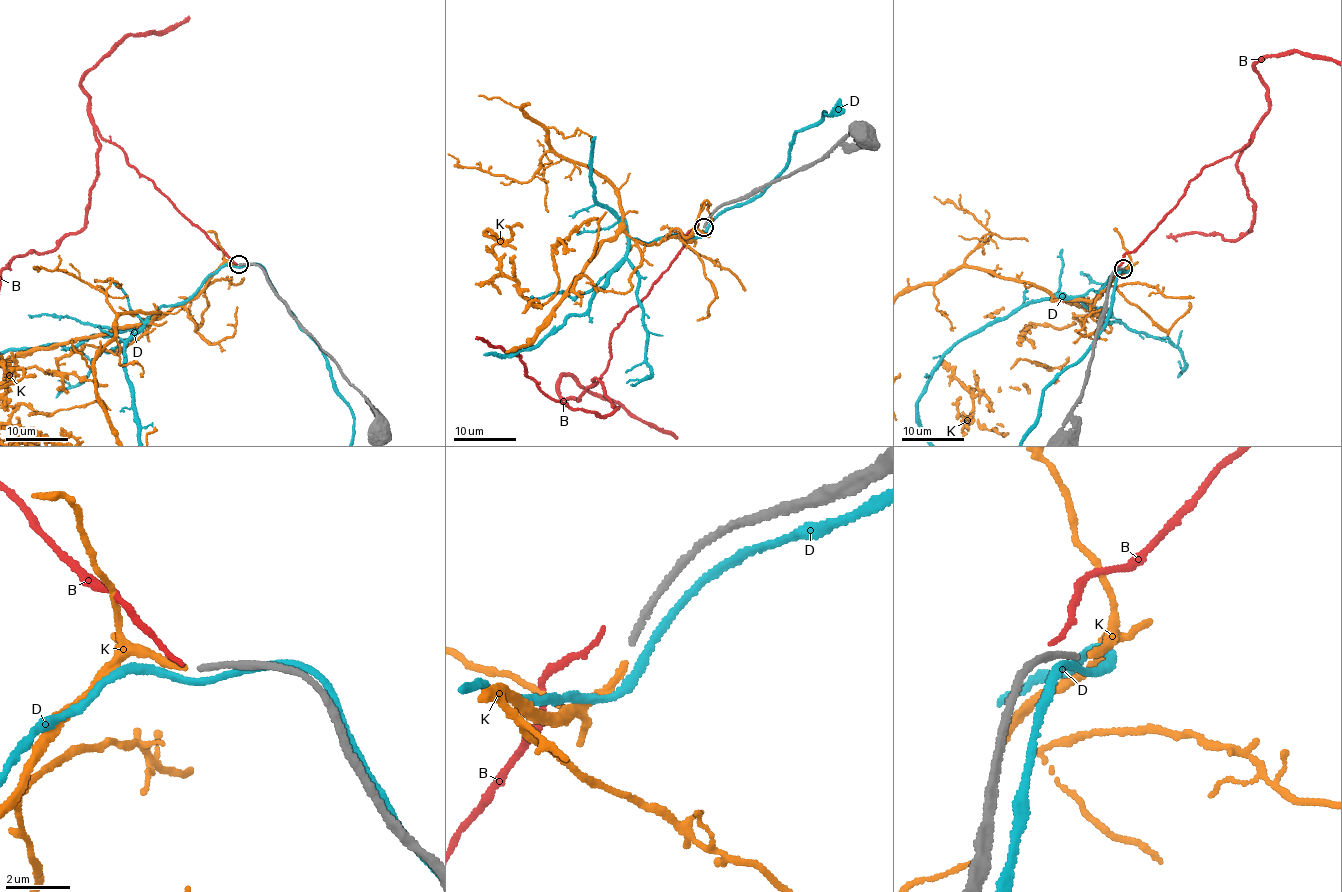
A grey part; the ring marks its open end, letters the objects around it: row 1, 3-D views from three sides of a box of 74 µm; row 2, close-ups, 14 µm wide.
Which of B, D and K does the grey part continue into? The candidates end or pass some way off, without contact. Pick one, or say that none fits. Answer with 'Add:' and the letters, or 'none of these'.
Add: K

